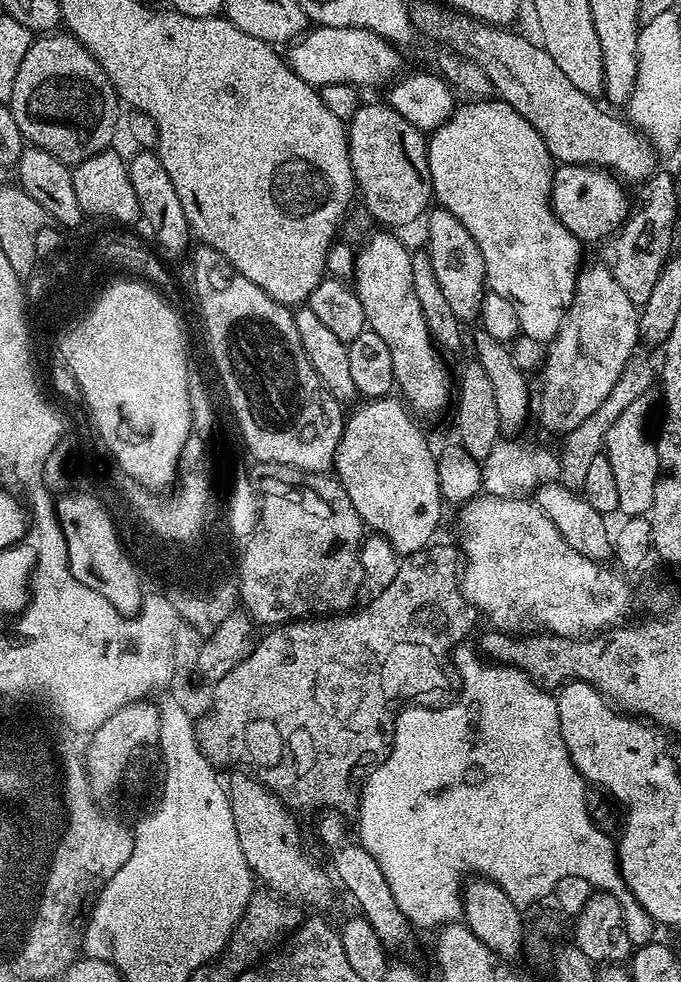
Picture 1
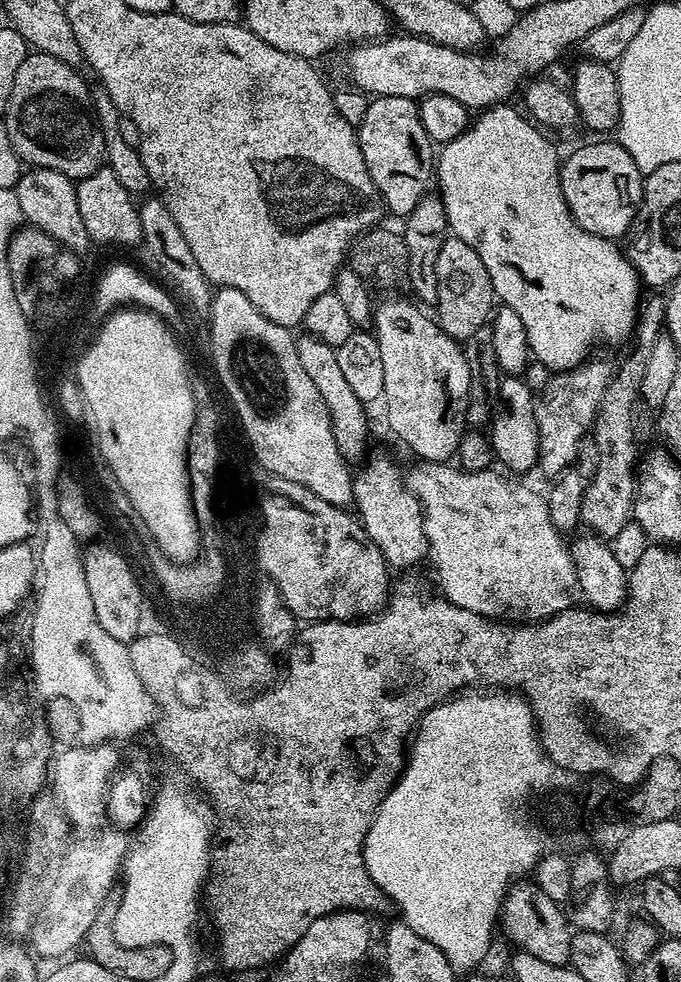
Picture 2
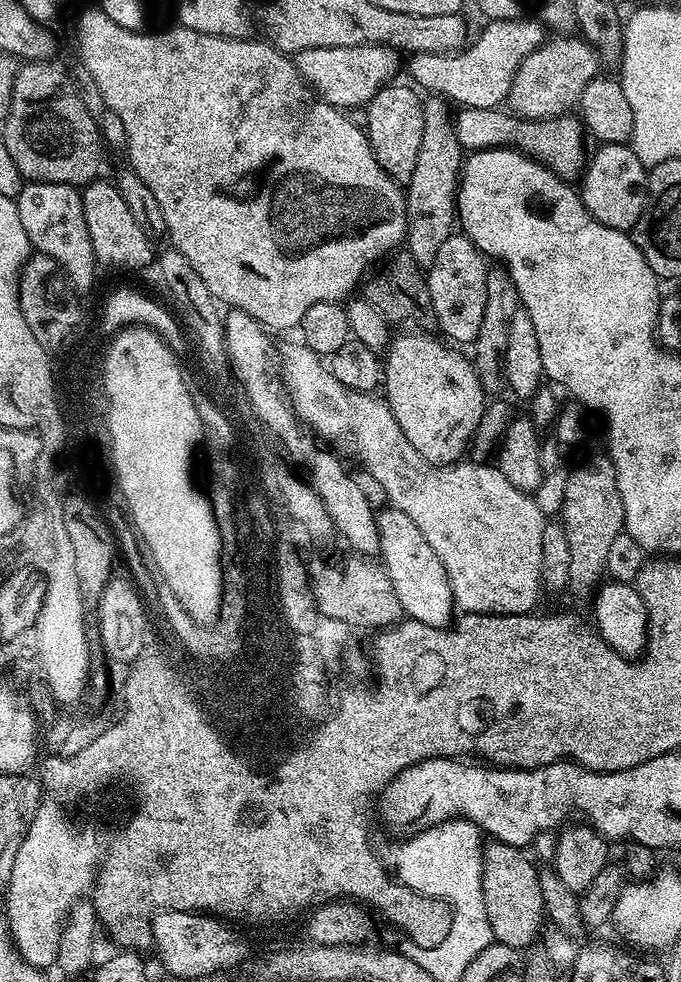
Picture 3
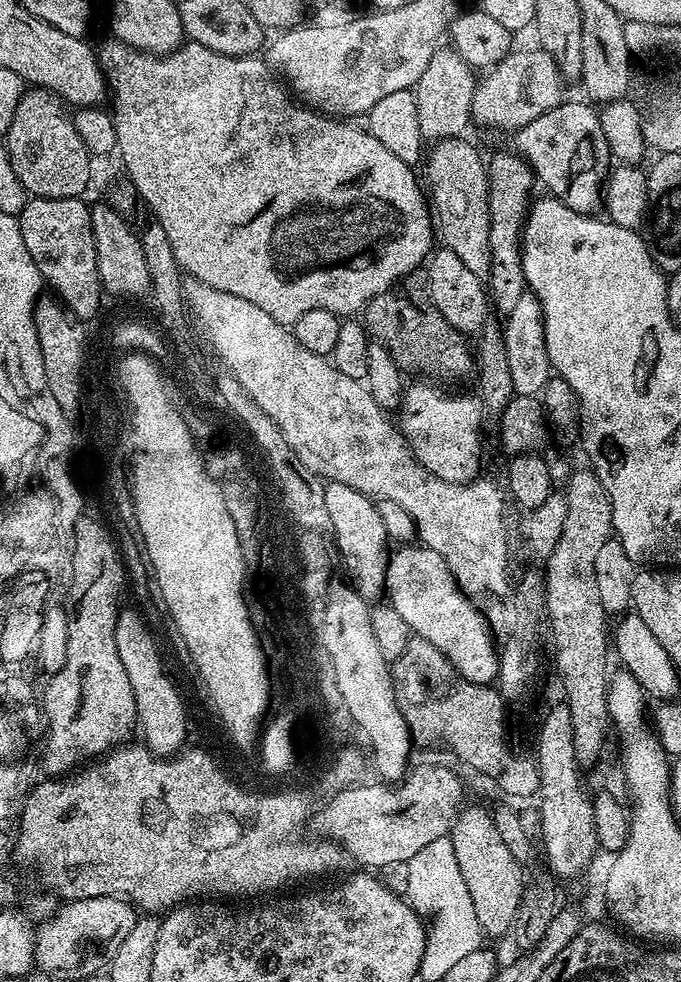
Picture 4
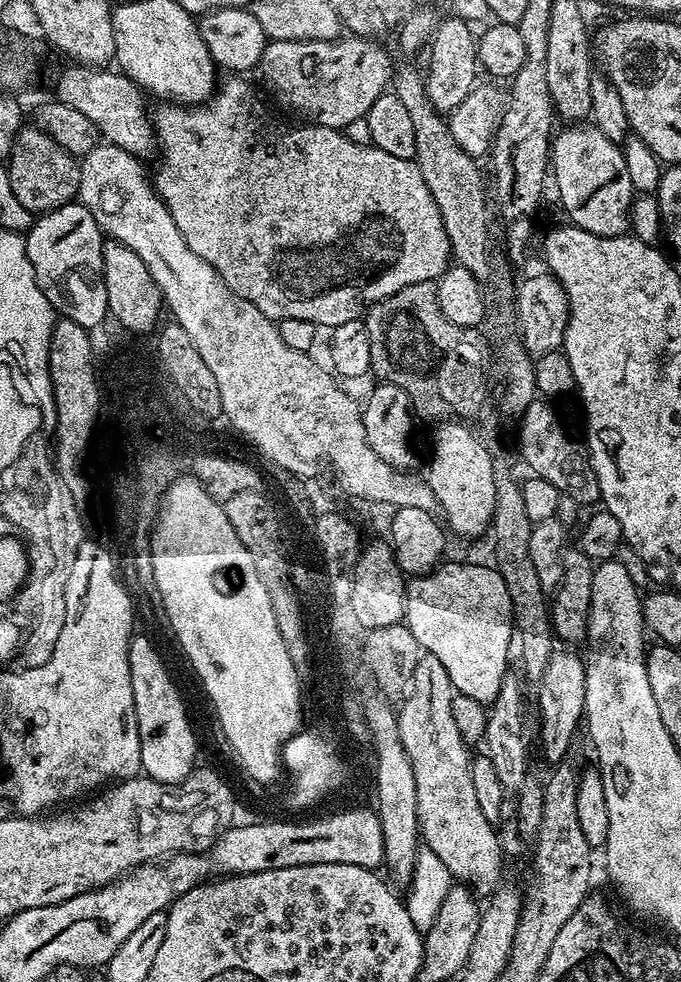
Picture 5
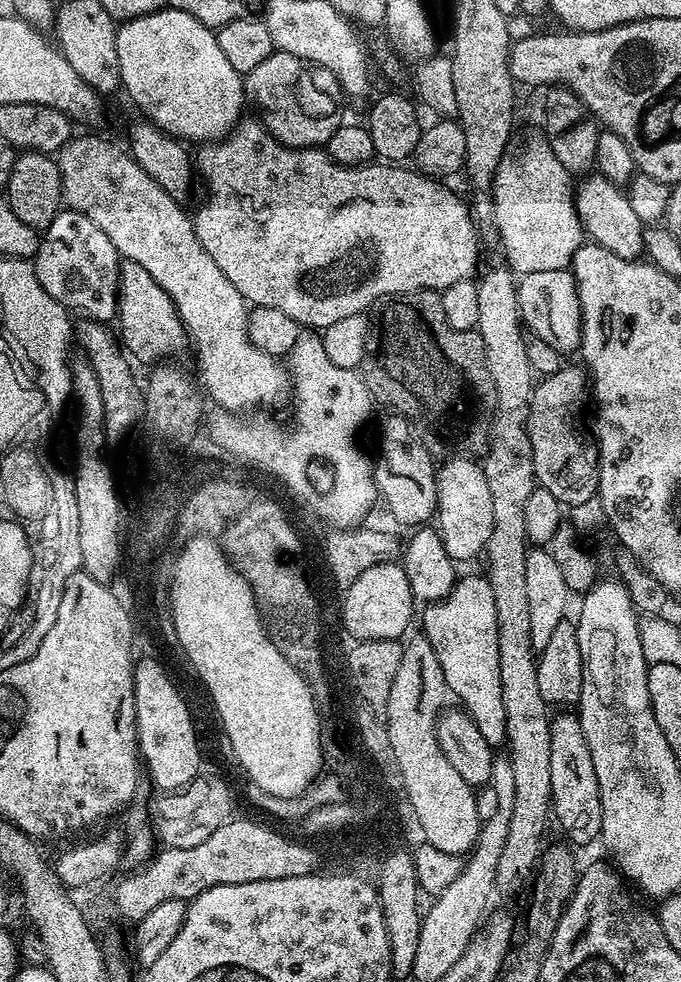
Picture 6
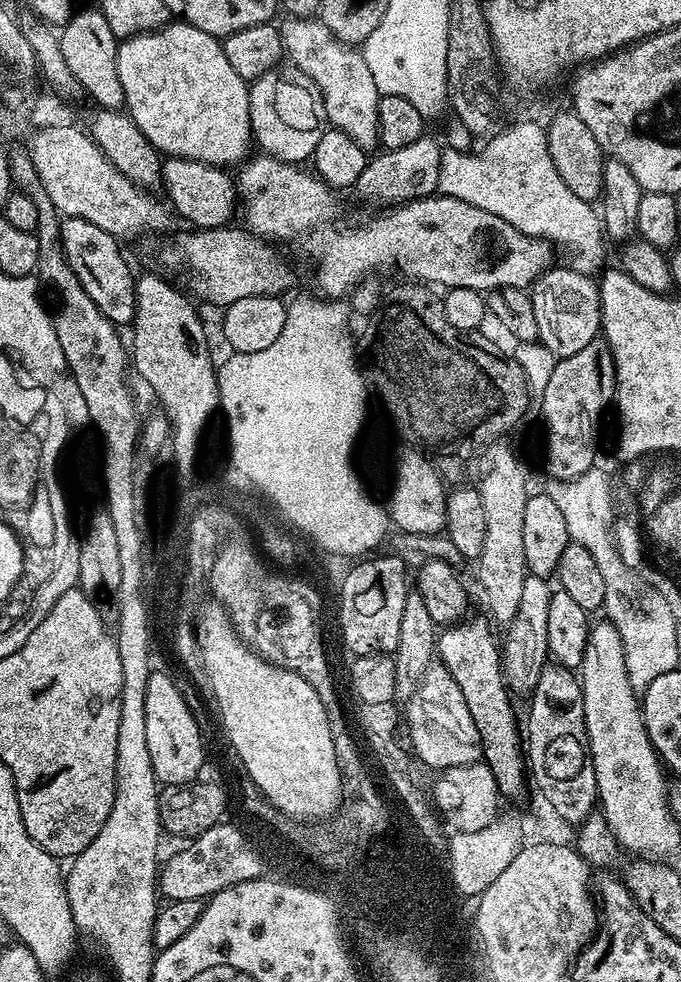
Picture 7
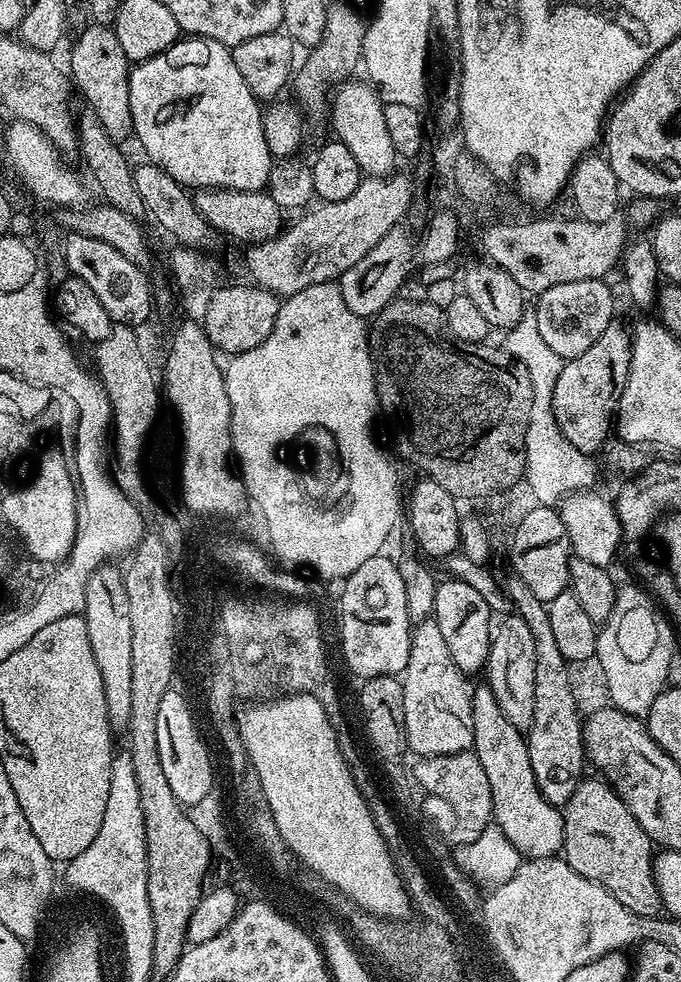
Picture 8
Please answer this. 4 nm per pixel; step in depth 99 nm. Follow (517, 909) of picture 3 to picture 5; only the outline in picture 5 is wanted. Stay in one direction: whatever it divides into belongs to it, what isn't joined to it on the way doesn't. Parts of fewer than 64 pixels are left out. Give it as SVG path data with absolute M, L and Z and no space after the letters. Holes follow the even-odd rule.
M421 655L410 681L412 696L403 697L404 705L396 712L398 734L414 770L417 786L417 818L419 835L426 848L442 858L442 866L450 870L453 881L467 886L487 898L501 883L504 852L496 837L493 821L482 814L474 791L473 757L454 722L450 674L438 658Z

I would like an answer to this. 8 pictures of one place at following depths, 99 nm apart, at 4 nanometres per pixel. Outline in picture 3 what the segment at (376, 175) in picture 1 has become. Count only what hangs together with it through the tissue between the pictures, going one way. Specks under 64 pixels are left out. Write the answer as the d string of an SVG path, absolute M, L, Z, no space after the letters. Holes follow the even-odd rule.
M398 83L385 84L366 105L366 131L370 146L374 150L374 158L380 163L385 174L397 182L406 182L414 174L414 164L418 162L418 152L422 150L424 100L411 83Z

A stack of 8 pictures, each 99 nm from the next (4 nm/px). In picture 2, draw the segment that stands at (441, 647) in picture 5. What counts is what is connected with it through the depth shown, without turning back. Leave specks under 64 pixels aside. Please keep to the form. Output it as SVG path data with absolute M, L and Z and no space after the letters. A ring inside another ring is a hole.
M386 453L371 456L367 457L366 463L359 469L361 472L357 471L352 481L355 511L364 525L365 534L372 539L374 546L378 546L389 565L393 569L412 568L423 556L425 559L429 555L420 499L412 492L402 468L400 472L399 466Z

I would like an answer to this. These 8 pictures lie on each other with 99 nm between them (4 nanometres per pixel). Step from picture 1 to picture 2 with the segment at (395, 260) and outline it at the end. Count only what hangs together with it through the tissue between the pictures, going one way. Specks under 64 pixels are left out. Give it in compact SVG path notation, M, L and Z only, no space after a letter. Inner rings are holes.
M384 300L381 304L379 301L374 308L374 335L382 350L382 371L386 377L382 405L393 434L416 458L424 462L448 462L459 453L460 440L466 431L468 397L471 394L470 366L463 347L451 340L429 313L428 317L420 312L424 310L419 303L408 300Z

